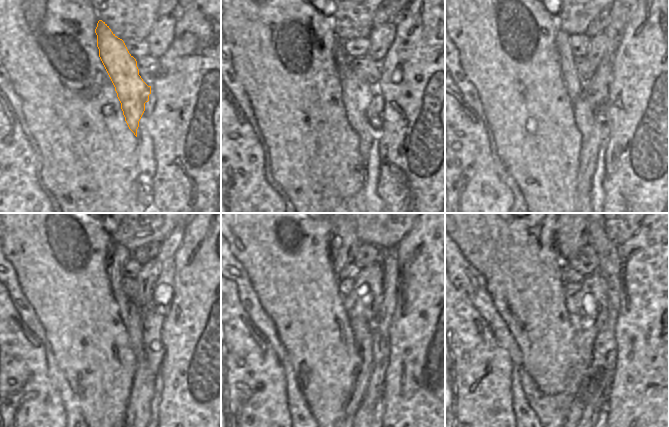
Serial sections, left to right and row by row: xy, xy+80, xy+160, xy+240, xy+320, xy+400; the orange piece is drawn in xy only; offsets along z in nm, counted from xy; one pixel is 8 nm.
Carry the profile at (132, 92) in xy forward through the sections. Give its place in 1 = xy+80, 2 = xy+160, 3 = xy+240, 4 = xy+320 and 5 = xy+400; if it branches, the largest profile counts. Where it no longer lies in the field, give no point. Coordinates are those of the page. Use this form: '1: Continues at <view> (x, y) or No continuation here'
1: Continues at xy+80 (357, 94)
2: Continues at xy+160 (586, 122)
3: Continues at xy+240 (138, 414)
4: Continues at xy+320 (364, 415)
5: No continuation here.

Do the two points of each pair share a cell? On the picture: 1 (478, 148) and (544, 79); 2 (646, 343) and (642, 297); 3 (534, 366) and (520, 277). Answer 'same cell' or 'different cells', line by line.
1: different cells
2: same cell
3: same cell

